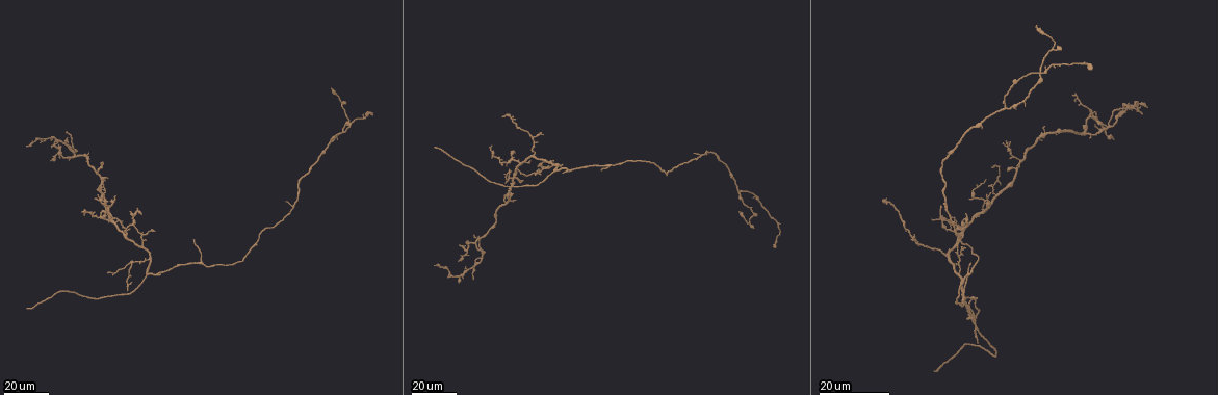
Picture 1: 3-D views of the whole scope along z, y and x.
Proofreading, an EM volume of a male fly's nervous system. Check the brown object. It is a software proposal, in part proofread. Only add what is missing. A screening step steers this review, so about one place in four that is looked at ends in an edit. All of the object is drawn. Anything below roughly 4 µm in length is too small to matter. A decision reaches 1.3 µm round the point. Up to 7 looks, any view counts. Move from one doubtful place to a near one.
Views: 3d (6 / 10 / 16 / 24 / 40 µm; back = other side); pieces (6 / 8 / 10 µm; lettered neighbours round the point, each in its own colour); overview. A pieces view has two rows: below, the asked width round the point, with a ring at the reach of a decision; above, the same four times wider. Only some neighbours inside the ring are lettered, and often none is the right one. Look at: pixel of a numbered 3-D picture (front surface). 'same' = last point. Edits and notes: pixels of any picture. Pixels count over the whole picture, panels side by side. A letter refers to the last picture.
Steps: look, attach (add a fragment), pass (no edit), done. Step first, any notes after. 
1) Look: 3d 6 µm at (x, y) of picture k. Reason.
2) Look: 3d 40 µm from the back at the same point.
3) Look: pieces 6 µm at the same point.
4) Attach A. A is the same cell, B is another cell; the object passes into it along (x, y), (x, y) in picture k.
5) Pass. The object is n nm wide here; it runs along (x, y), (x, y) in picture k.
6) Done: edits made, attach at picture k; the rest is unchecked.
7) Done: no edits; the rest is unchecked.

Look: 3d 40 µm at (153, 232) of picture 1. Tapers out.

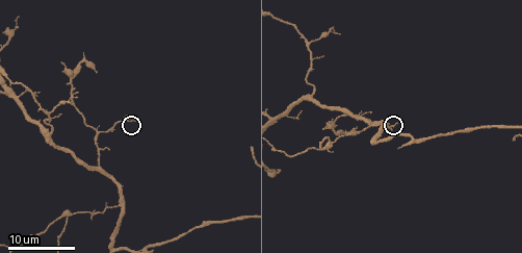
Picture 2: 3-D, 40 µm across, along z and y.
Look: pieces 8 µm at (133, 119) of picture 2.

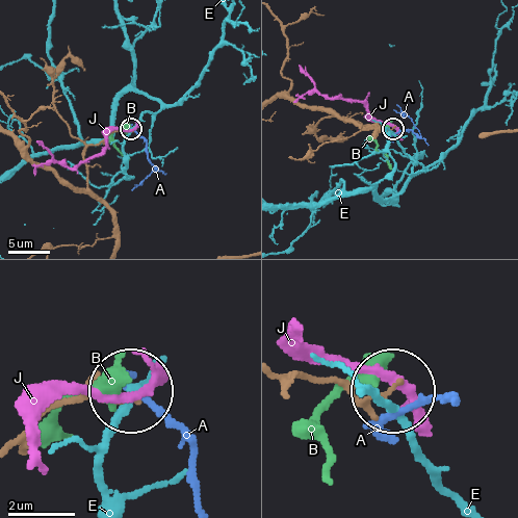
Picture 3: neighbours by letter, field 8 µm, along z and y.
Pass. The object is 150 nm wide here; A, B, E and J are other cells; no lettered fragment goes on from it.

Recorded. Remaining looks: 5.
Look: 3d 40 µm at (969, 263) of picture 1. An open end.

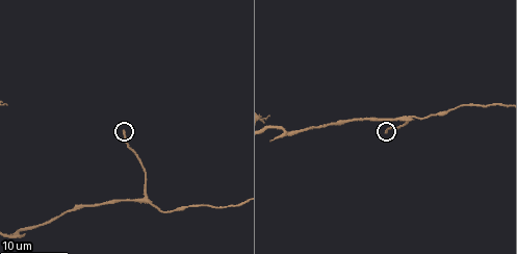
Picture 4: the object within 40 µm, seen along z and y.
Look: pieces 6 µm at (125, 131) of picture 4.

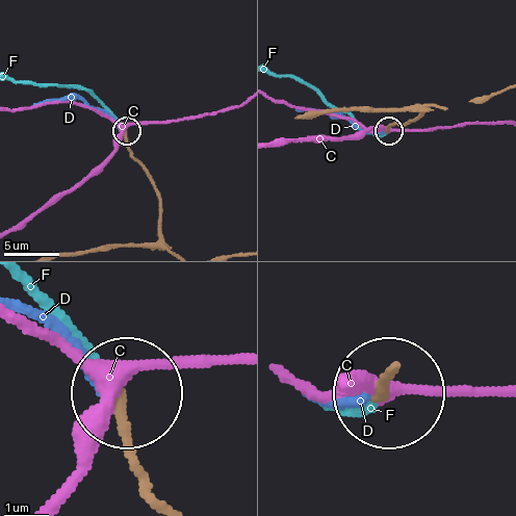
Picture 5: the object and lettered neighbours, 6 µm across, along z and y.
Attach F. F is the same cell, C and D are other cells; it goes on there.

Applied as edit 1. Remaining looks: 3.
Look: overview.

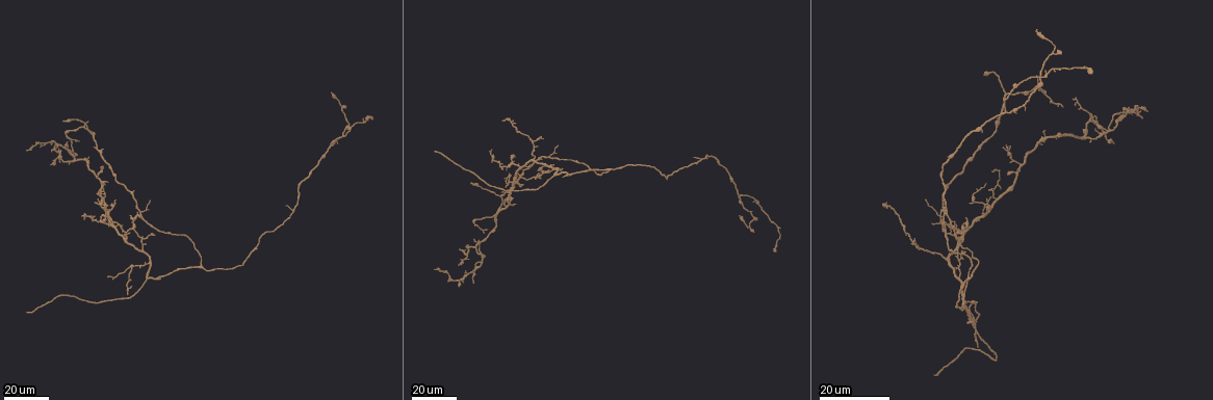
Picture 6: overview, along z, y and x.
Look: 3d 24 µm at (436, 151) of picture 6. Free end.

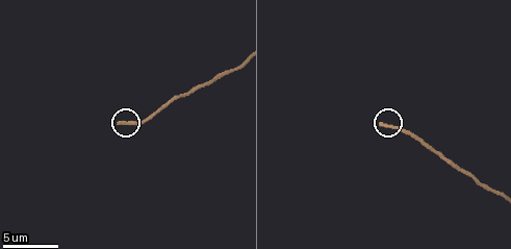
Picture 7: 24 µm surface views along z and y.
Look: pieces 10 µm at (383, 123) of picture 7.

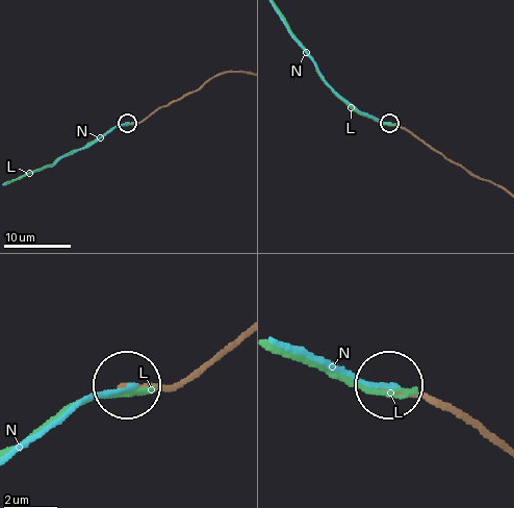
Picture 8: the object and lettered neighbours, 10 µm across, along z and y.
Pass. L and N are other cells; no lettered fragment goes on from it.

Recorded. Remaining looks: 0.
Done: edits made, attach at picture 5; the rest is unchecked.

